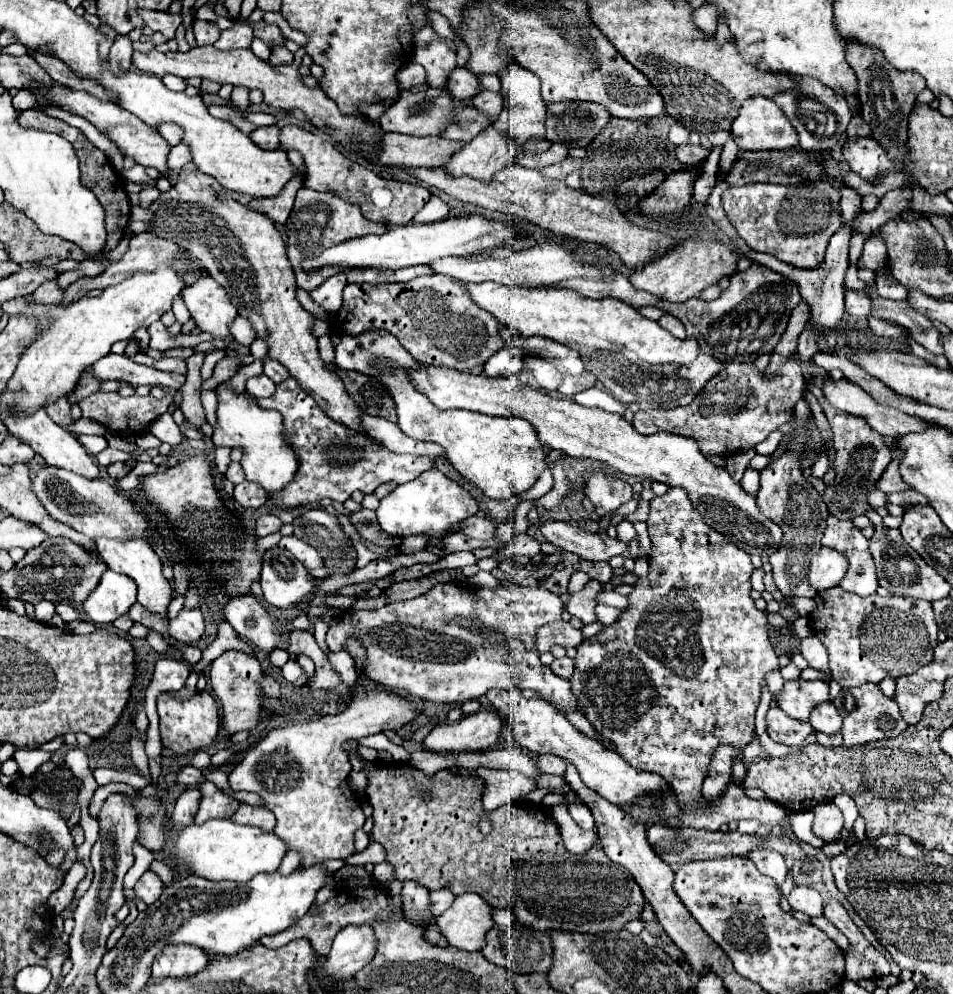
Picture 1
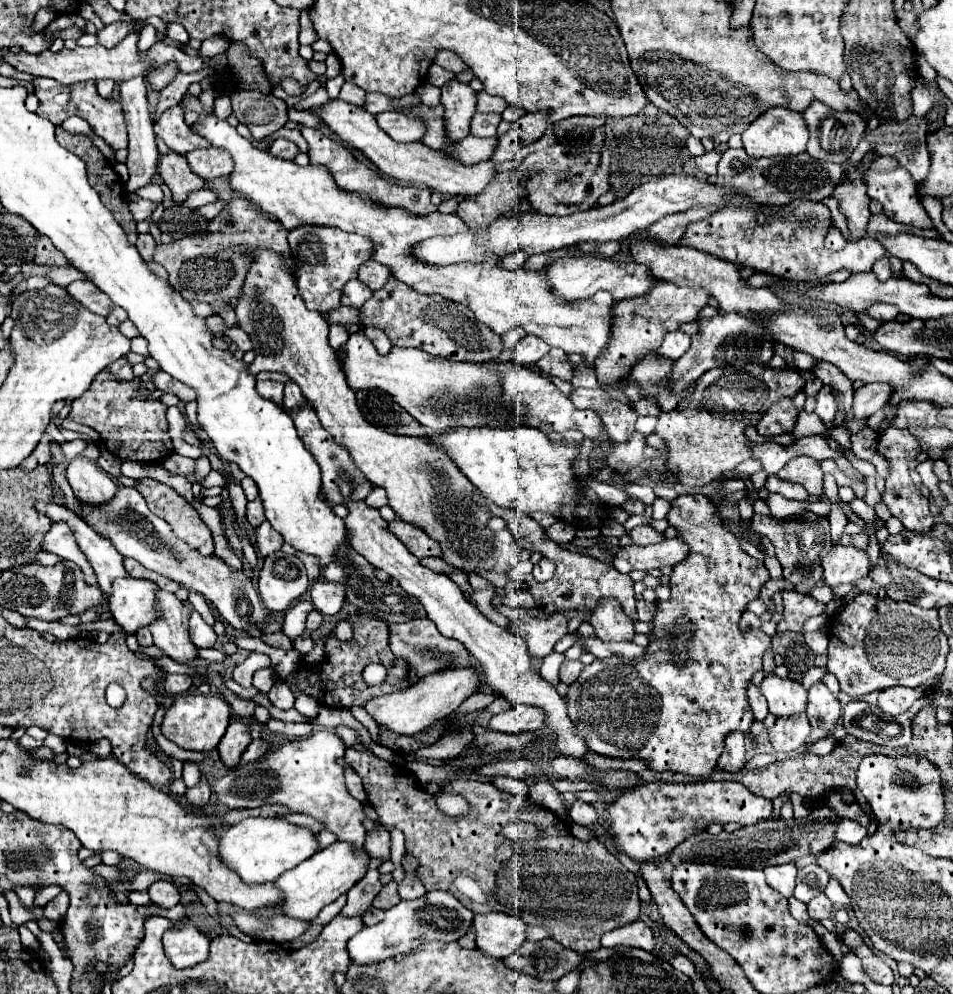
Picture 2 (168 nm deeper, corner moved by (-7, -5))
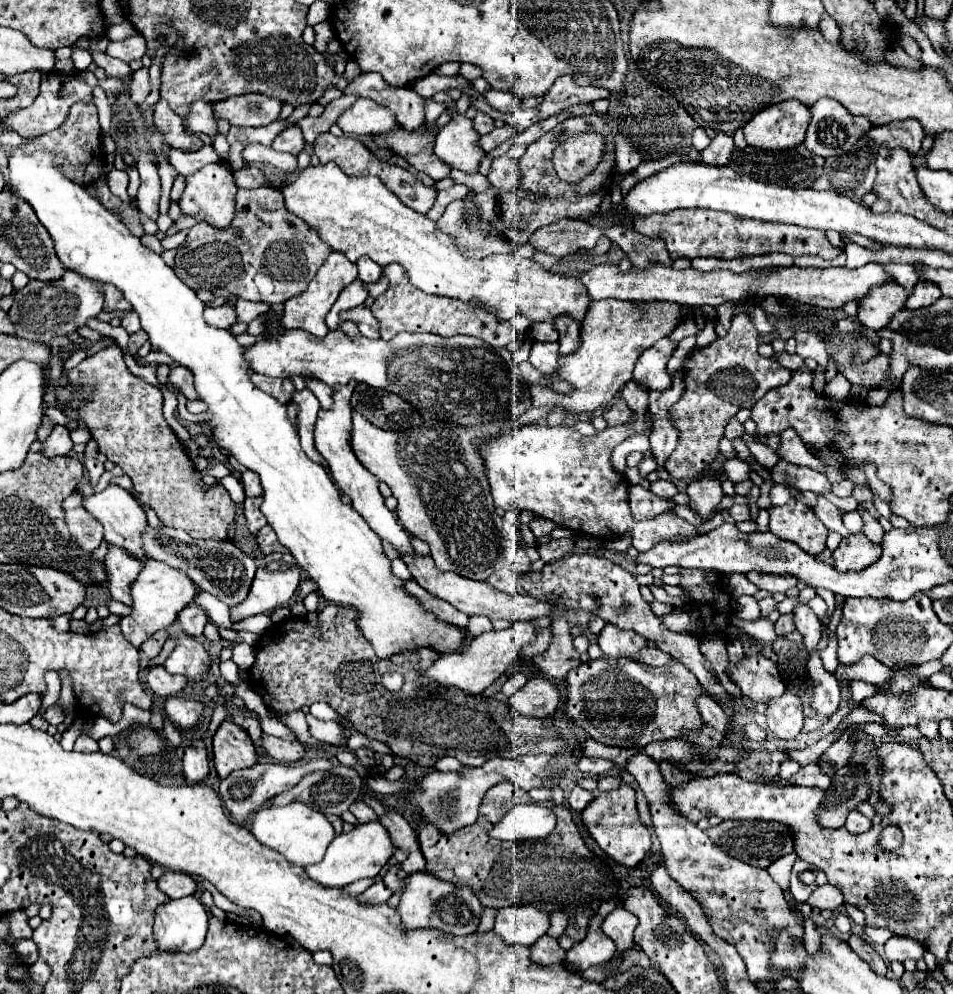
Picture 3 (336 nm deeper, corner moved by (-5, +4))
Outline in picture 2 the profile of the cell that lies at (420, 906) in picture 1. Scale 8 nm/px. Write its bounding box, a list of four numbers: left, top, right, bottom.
[398,855,426,899]

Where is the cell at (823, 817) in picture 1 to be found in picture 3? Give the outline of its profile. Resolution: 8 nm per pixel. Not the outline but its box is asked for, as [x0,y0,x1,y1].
[846,810,872,834]

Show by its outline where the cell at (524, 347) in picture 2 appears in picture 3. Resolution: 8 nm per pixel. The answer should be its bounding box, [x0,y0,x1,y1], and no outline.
[530,322,558,342]

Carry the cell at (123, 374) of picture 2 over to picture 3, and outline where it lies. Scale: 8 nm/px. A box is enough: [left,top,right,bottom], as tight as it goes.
[128,330,148,354]

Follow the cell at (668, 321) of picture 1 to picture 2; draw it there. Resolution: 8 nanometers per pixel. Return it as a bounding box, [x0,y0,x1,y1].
[658,331,690,359]

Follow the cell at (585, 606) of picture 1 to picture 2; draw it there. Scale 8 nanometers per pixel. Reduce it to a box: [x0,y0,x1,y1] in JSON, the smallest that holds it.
[588,597,634,641]

